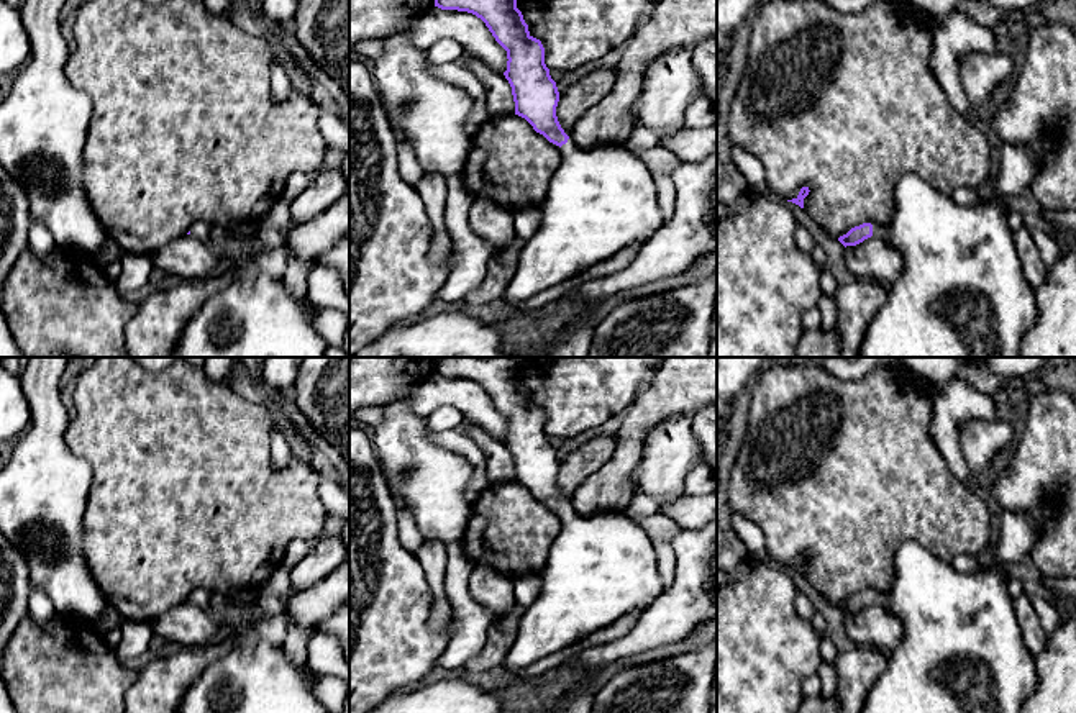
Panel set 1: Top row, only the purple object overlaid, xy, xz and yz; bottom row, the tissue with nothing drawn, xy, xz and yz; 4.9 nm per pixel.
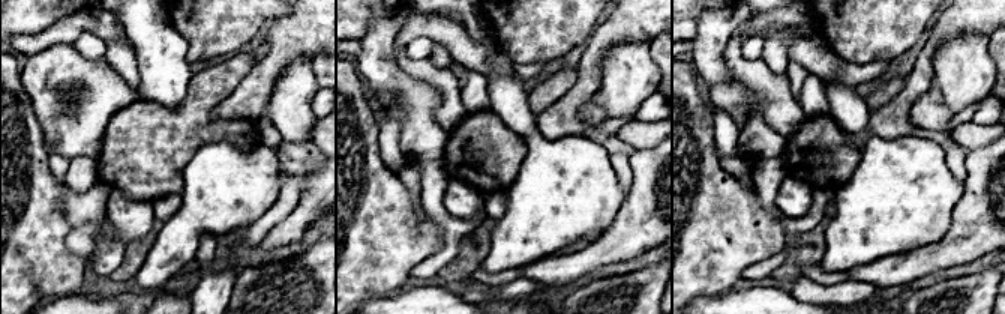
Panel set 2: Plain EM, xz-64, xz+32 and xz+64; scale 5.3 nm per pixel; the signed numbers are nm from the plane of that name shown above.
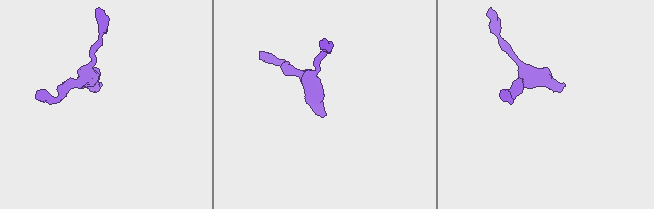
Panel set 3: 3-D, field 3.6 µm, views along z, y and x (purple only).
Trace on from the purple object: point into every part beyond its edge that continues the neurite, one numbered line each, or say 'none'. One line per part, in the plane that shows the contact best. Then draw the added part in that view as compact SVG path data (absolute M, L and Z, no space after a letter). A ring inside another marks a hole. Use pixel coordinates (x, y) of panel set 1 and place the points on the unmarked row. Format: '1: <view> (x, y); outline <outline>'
1: xz (601, 567); outline M572 506L559 520L561 531L538 574L543 587L525 608L517 639L504 661L504 669L512 674L609 628L628 613L645 611L664 590L653 541L638 520L625 513L582 516Z

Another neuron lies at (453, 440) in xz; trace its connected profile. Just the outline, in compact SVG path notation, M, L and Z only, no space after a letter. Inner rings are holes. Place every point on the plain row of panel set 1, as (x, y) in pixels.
M458 429L431 431L430 438L435 444L463 456L472 465L474 474L466 492L467 502L472 505L490 487L486 469L486 456L469 436Z

